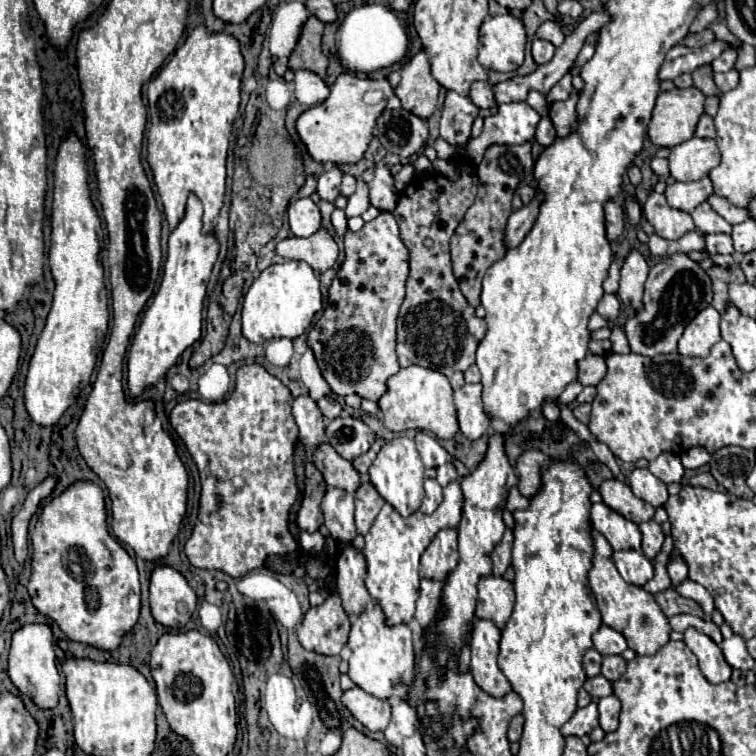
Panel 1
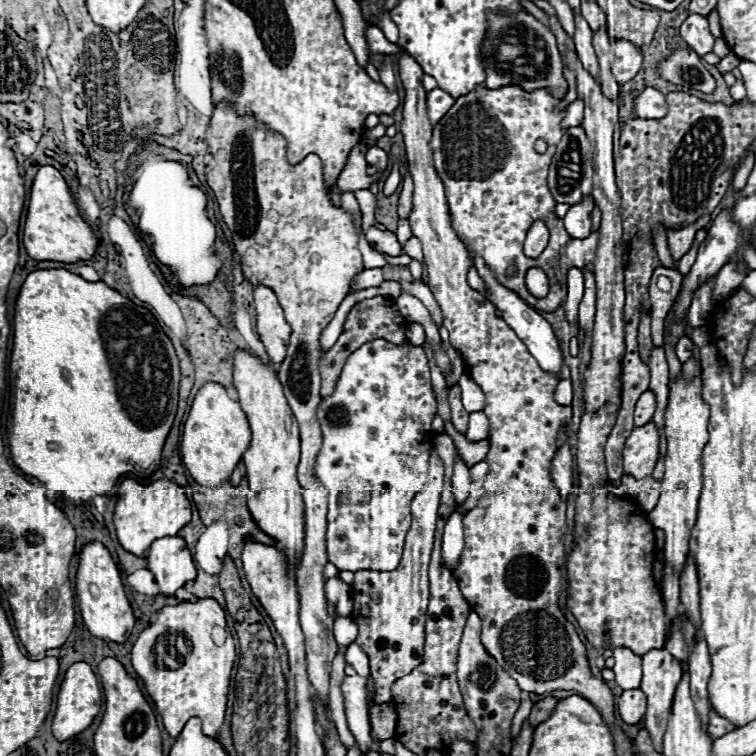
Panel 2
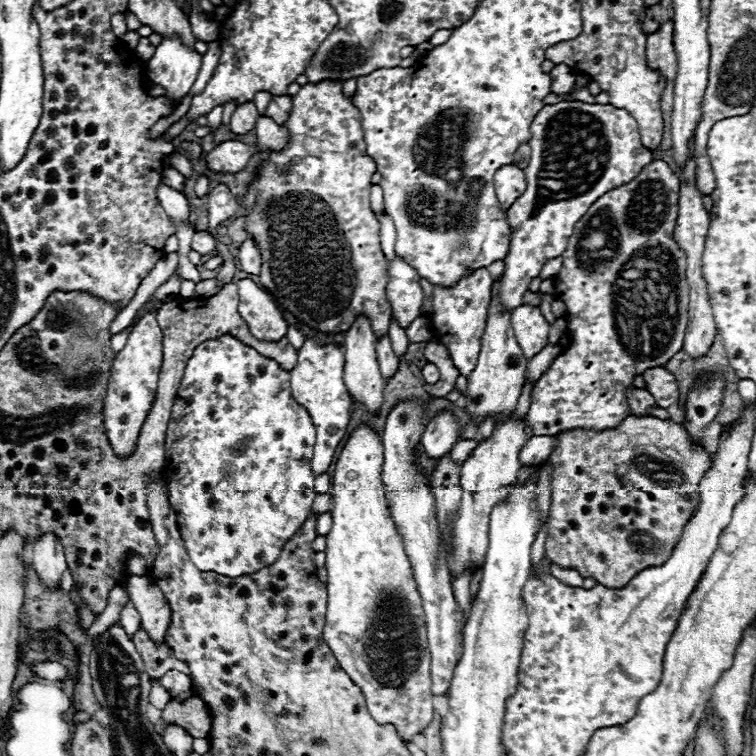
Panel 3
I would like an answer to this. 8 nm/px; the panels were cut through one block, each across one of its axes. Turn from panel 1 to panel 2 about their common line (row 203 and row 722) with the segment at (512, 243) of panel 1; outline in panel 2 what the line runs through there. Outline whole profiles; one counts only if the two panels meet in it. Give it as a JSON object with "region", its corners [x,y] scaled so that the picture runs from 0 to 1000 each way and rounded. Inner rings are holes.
{"region":[[[725,921],[725,923],[714,926],[714,929],[709,929],[709,931],[704,934],[704,942],[701,942],[701,947],[698,947],[701,958],[704,958],[704,960],[712,960],[714,955],[725,952],[725,950],[730,947],[733,937],[738,934],[738,929],[741,929],[741,926],[738,926],[738,923],[733,923],[733,921]]]}

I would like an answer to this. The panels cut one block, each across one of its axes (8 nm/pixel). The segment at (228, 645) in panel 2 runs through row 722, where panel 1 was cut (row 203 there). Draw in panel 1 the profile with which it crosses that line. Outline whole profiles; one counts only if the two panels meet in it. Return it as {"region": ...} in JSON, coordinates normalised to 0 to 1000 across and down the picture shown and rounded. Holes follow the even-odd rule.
{"region":[[[259,34],[246,56],[230,69],[222,85],[214,87],[206,103],[196,111],[196,148],[198,148],[198,169],[196,169],[196,214],[204,230],[204,241],[209,257],[217,270],[217,283],[225,296],[225,304],[235,291],[241,291],[241,280],[246,275],[246,259],[257,254],[270,270],[270,304],[278,307],[280,296],[288,288],[296,262],[296,241],[299,241],[299,201],[302,185],[307,177],[307,164],[317,146],[317,108],[323,95],[323,77],[317,69],[317,58],[310,48],[296,42],[275,42],[272,34]]]}

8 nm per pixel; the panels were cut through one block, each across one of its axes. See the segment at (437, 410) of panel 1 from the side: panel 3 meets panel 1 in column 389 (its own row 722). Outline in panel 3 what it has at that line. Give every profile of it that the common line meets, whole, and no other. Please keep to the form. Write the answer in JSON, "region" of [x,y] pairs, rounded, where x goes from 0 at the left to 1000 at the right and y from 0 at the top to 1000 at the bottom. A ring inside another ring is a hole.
{"region":[[[476,561],[474,566],[468,566],[468,571],[460,577],[447,608],[444,608],[444,622],[439,630],[439,664],[442,672],[437,675],[439,680],[439,701],[431,706],[431,757],[434,757],[434,812],[431,812],[431,825],[426,833],[426,841],[431,847],[431,852],[437,854],[439,865],[444,868],[450,884],[455,884],[455,889],[466,897],[466,902],[471,902],[471,907],[476,907],[484,931],[487,931],[487,942],[492,944],[492,950],[497,950],[497,955],[503,958],[521,958],[526,971],[534,976],[534,981],[540,981],[542,976],[548,976],[550,968],[558,968],[571,947],[574,947],[574,937],[571,937],[571,897],[569,897],[569,862],[566,862],[566,844],[563,844],[563,812],[561,812],[561,802],[558,802],[558,791],[553,783],[553,772],[548,767],[545,759],[545,749],[534,725],[534,714],[532,706],[526,704],[526,696],[521,693],[521,685],[516,680],[516,669],[513,669],[513,648],[505,638],[505,587],[503,587],[503,577],[484,561]]]}

